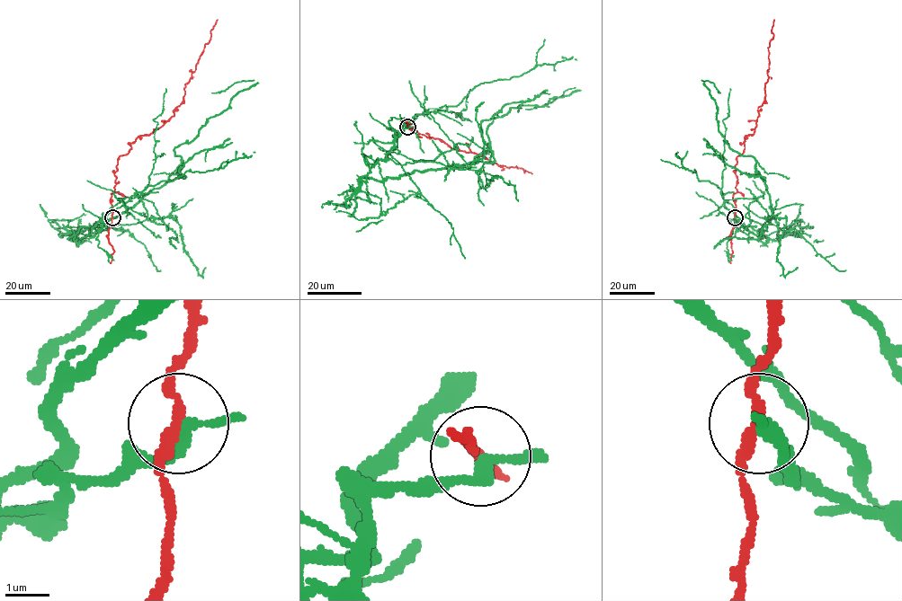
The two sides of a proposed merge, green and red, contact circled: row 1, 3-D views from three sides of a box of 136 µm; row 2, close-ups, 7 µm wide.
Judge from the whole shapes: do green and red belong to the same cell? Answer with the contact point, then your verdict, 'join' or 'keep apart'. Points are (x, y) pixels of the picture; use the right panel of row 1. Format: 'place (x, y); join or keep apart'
place (735, 217); keep apart

